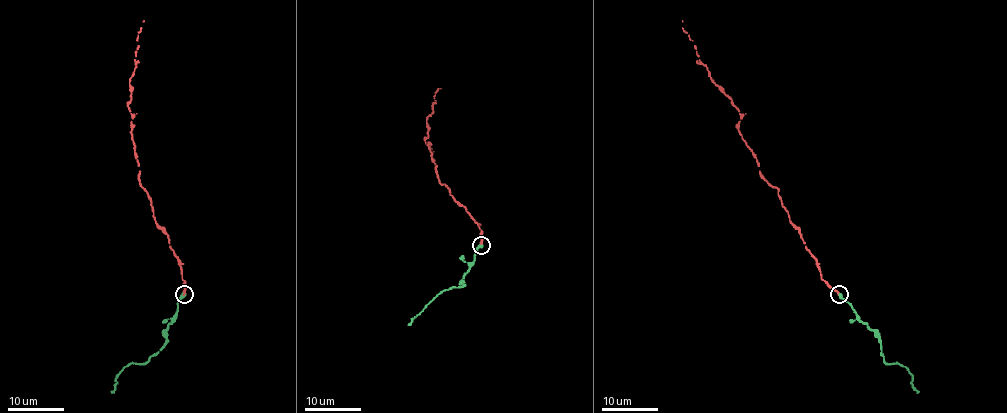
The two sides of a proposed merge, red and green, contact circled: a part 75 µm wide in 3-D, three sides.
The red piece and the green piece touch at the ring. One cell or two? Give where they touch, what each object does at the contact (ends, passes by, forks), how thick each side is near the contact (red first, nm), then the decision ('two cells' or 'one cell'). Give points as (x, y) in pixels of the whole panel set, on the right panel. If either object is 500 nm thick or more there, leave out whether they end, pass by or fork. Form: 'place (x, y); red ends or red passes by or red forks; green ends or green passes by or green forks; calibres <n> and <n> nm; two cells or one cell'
place (839, 294); calibres 280 and 500 nm; one cell

